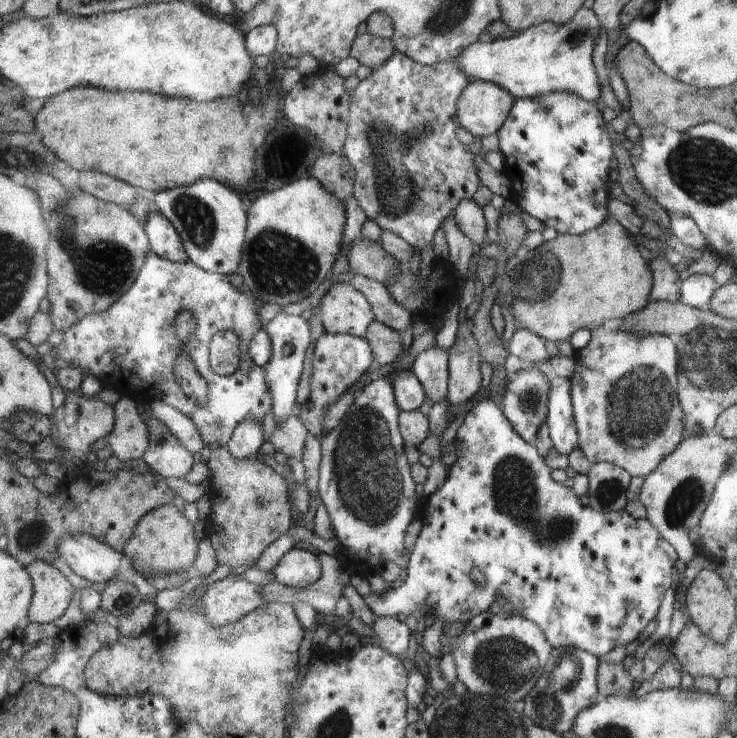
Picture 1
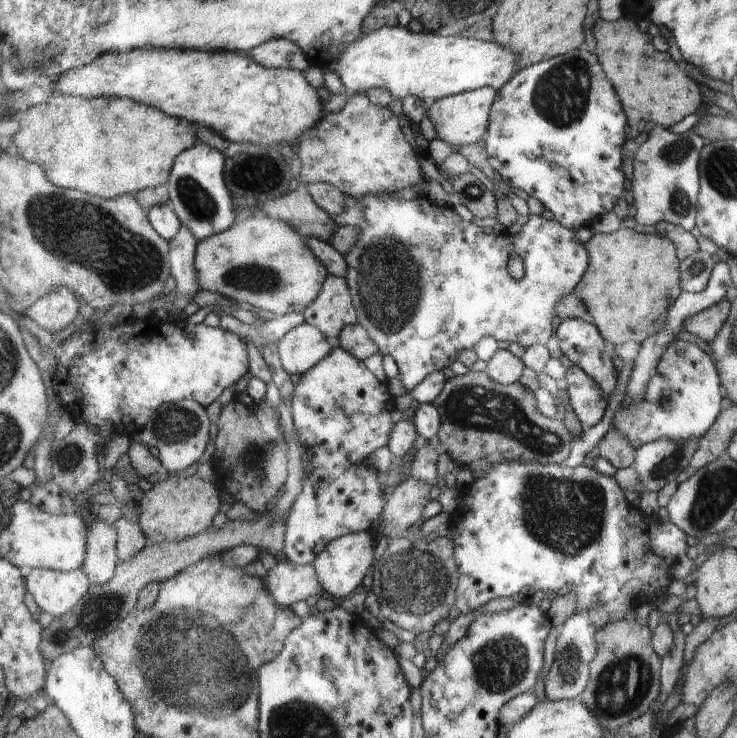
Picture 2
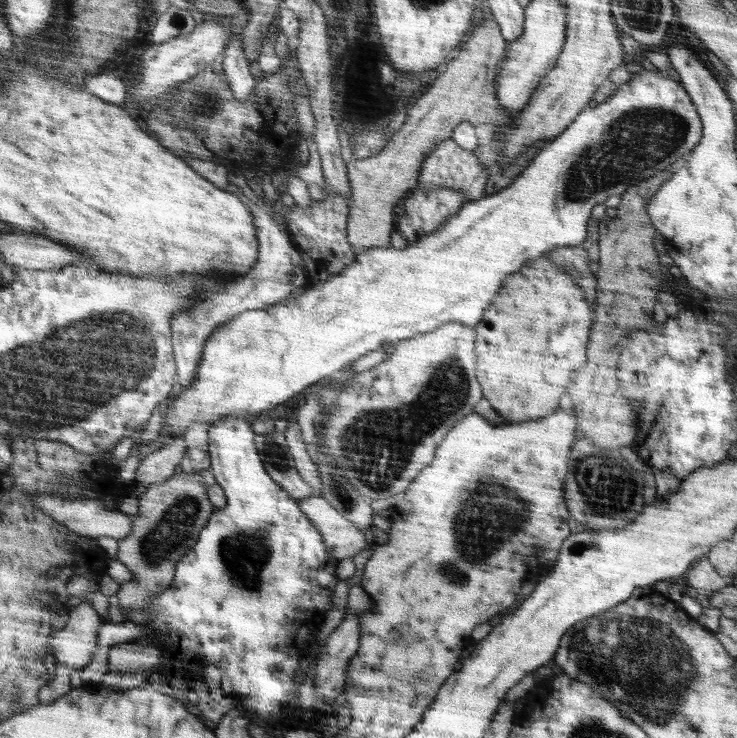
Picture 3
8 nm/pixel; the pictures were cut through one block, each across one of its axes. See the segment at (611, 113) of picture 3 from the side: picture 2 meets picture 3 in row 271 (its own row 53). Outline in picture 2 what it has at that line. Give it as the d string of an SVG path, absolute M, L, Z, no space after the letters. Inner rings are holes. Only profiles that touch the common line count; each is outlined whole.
M384 26L368 34L362 34L360 40L350 44L338 60L330 62L324 72L335 72L349 94L367 93L370 89L385 88L394 98L404 100L406 97L417 96L425 102L439 101L444 97L472 91L490 86L499 91L516 74L518 54L508 46L498 46L494 42L482 42L462 35L446 37L437 32L421 30L410 31L407 26Z

